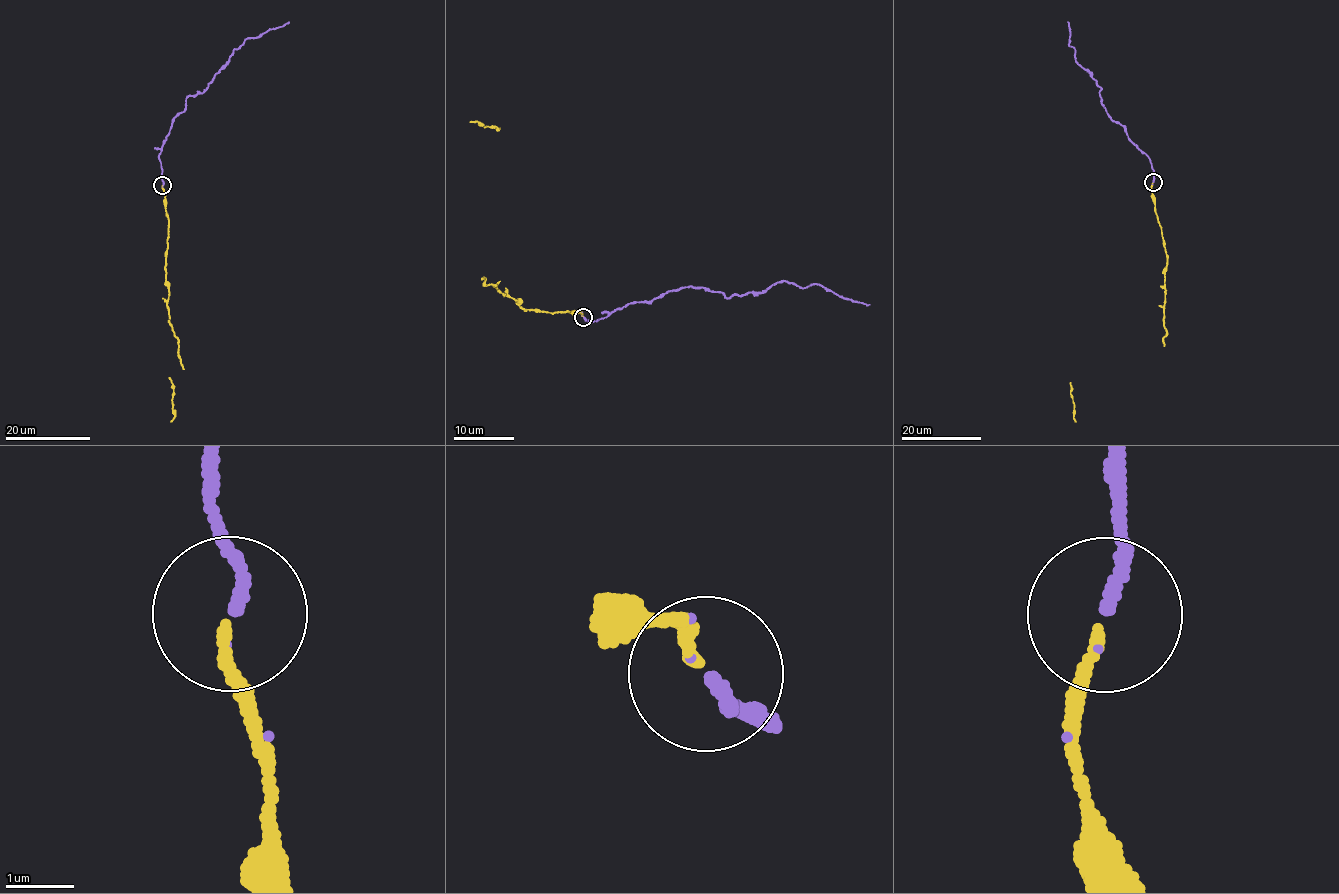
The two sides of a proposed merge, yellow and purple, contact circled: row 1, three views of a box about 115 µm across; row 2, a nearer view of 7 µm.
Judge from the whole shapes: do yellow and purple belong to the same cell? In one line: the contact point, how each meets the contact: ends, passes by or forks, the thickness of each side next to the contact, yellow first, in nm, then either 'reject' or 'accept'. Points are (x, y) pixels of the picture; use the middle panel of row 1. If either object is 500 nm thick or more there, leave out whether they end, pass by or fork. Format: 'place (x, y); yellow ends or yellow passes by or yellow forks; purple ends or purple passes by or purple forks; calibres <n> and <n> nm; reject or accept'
place (583, 317); yellow ends; purple ends; calibres 150 and 170 nm; accept

